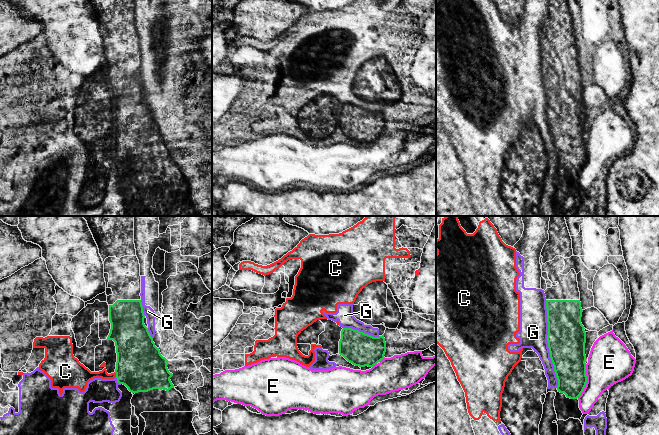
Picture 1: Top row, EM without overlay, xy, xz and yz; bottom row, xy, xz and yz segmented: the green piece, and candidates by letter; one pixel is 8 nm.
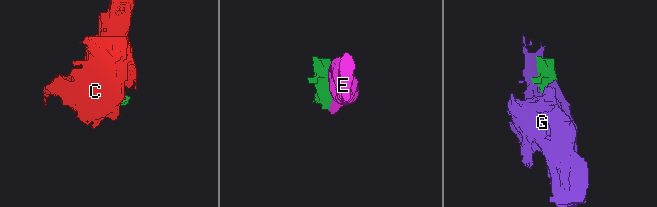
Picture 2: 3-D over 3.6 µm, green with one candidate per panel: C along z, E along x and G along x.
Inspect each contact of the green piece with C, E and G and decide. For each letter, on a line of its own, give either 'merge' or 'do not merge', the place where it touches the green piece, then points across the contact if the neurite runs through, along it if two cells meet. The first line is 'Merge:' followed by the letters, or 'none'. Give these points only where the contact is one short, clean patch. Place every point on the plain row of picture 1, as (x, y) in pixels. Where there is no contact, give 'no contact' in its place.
Merge: none
C: do not merge; meets green in xy at (116, 150); border along xy (114, 148), (116, 152)
E: do not merge; meets green in yz at (586, 157)
G: do not merge; meets green in yz at (548, 120)

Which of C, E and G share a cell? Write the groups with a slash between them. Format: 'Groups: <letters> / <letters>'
Groups: C G / E

